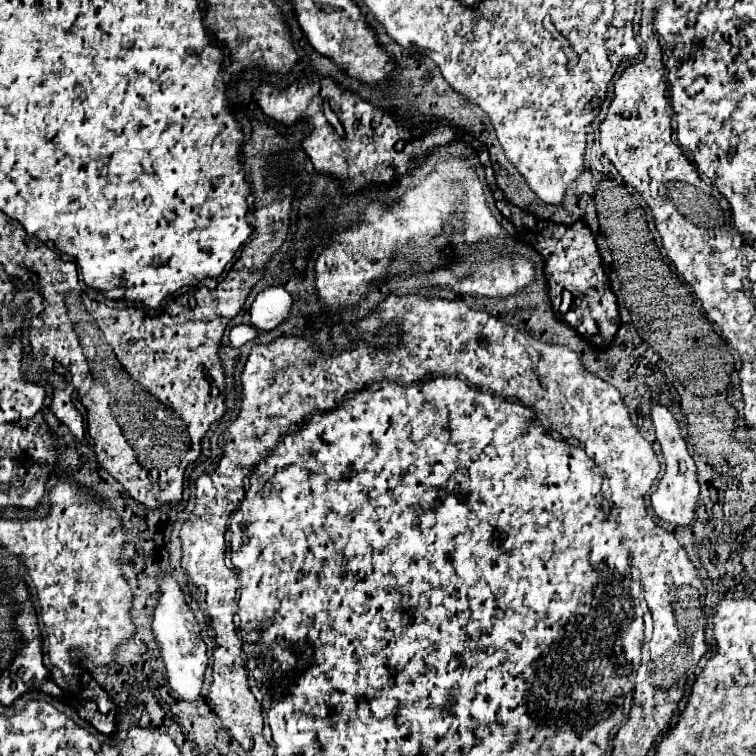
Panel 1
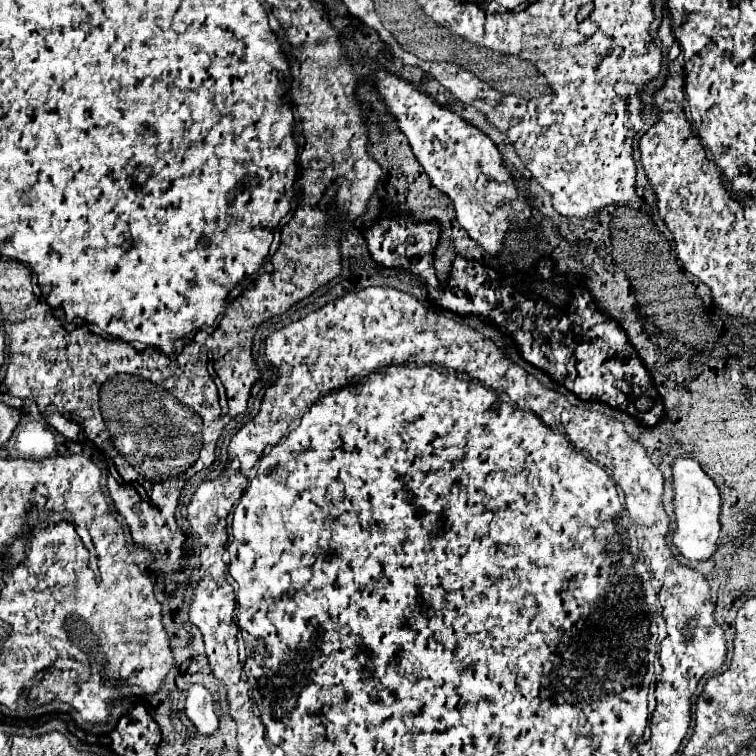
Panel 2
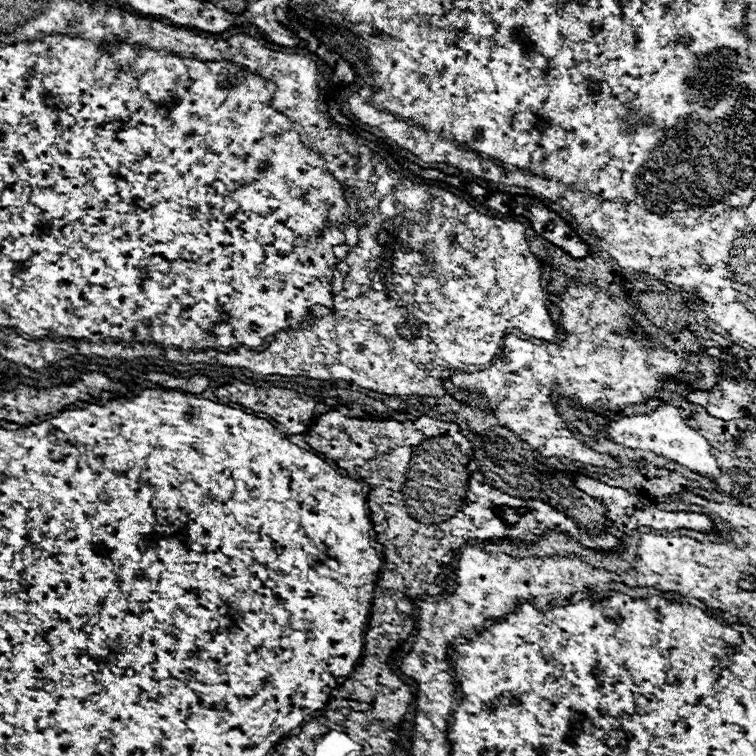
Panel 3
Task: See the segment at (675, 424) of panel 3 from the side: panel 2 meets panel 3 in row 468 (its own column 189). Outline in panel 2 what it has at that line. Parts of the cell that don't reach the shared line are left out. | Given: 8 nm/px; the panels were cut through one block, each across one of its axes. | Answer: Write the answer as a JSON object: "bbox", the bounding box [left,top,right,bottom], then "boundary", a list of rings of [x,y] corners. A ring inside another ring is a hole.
{"bbox":[186,684,220,736],"boundary":[[[200,684],[190,686],[186,698],[186,716],[190,718],[194,728],[204,736],[212,736],[218,730],[220,720],[214,710],[214,700],[204,686]]]}

